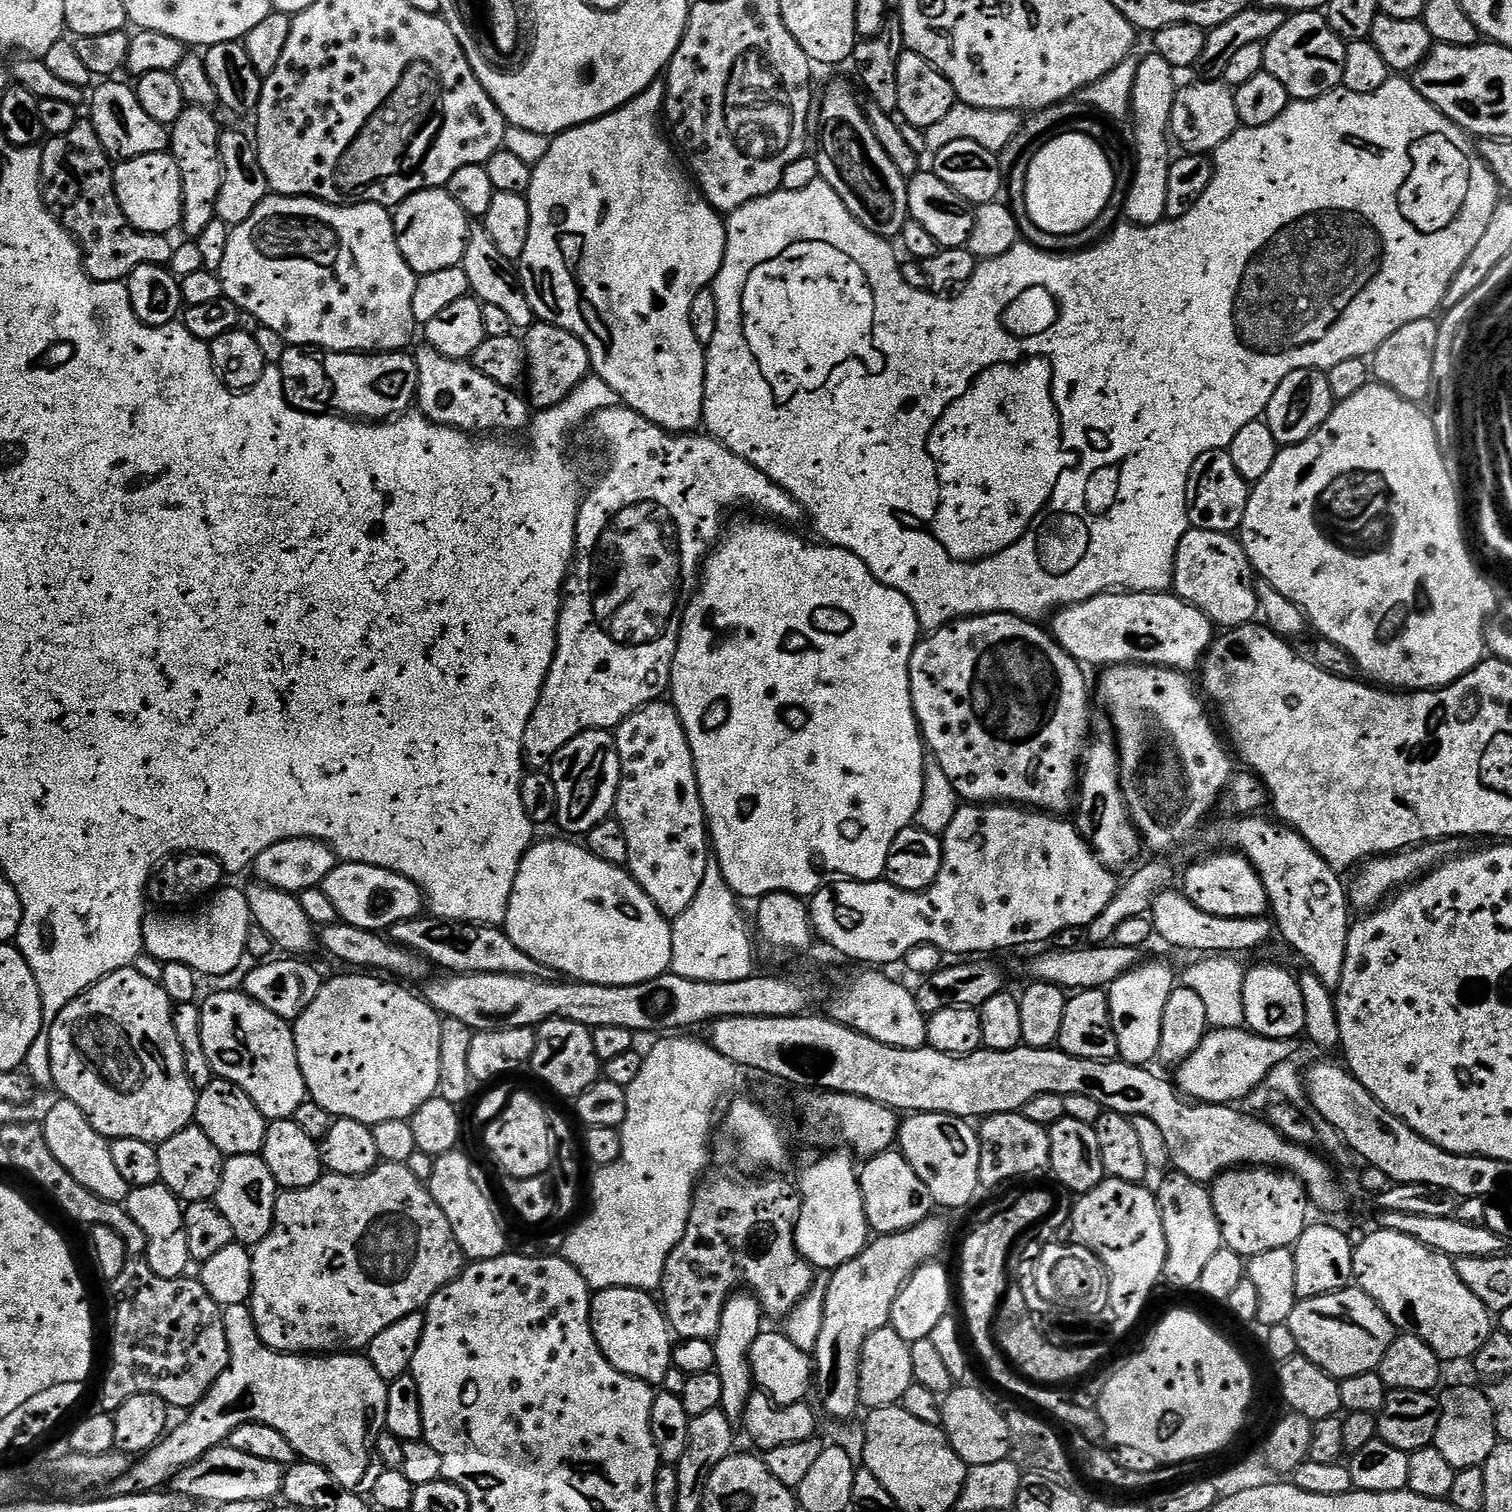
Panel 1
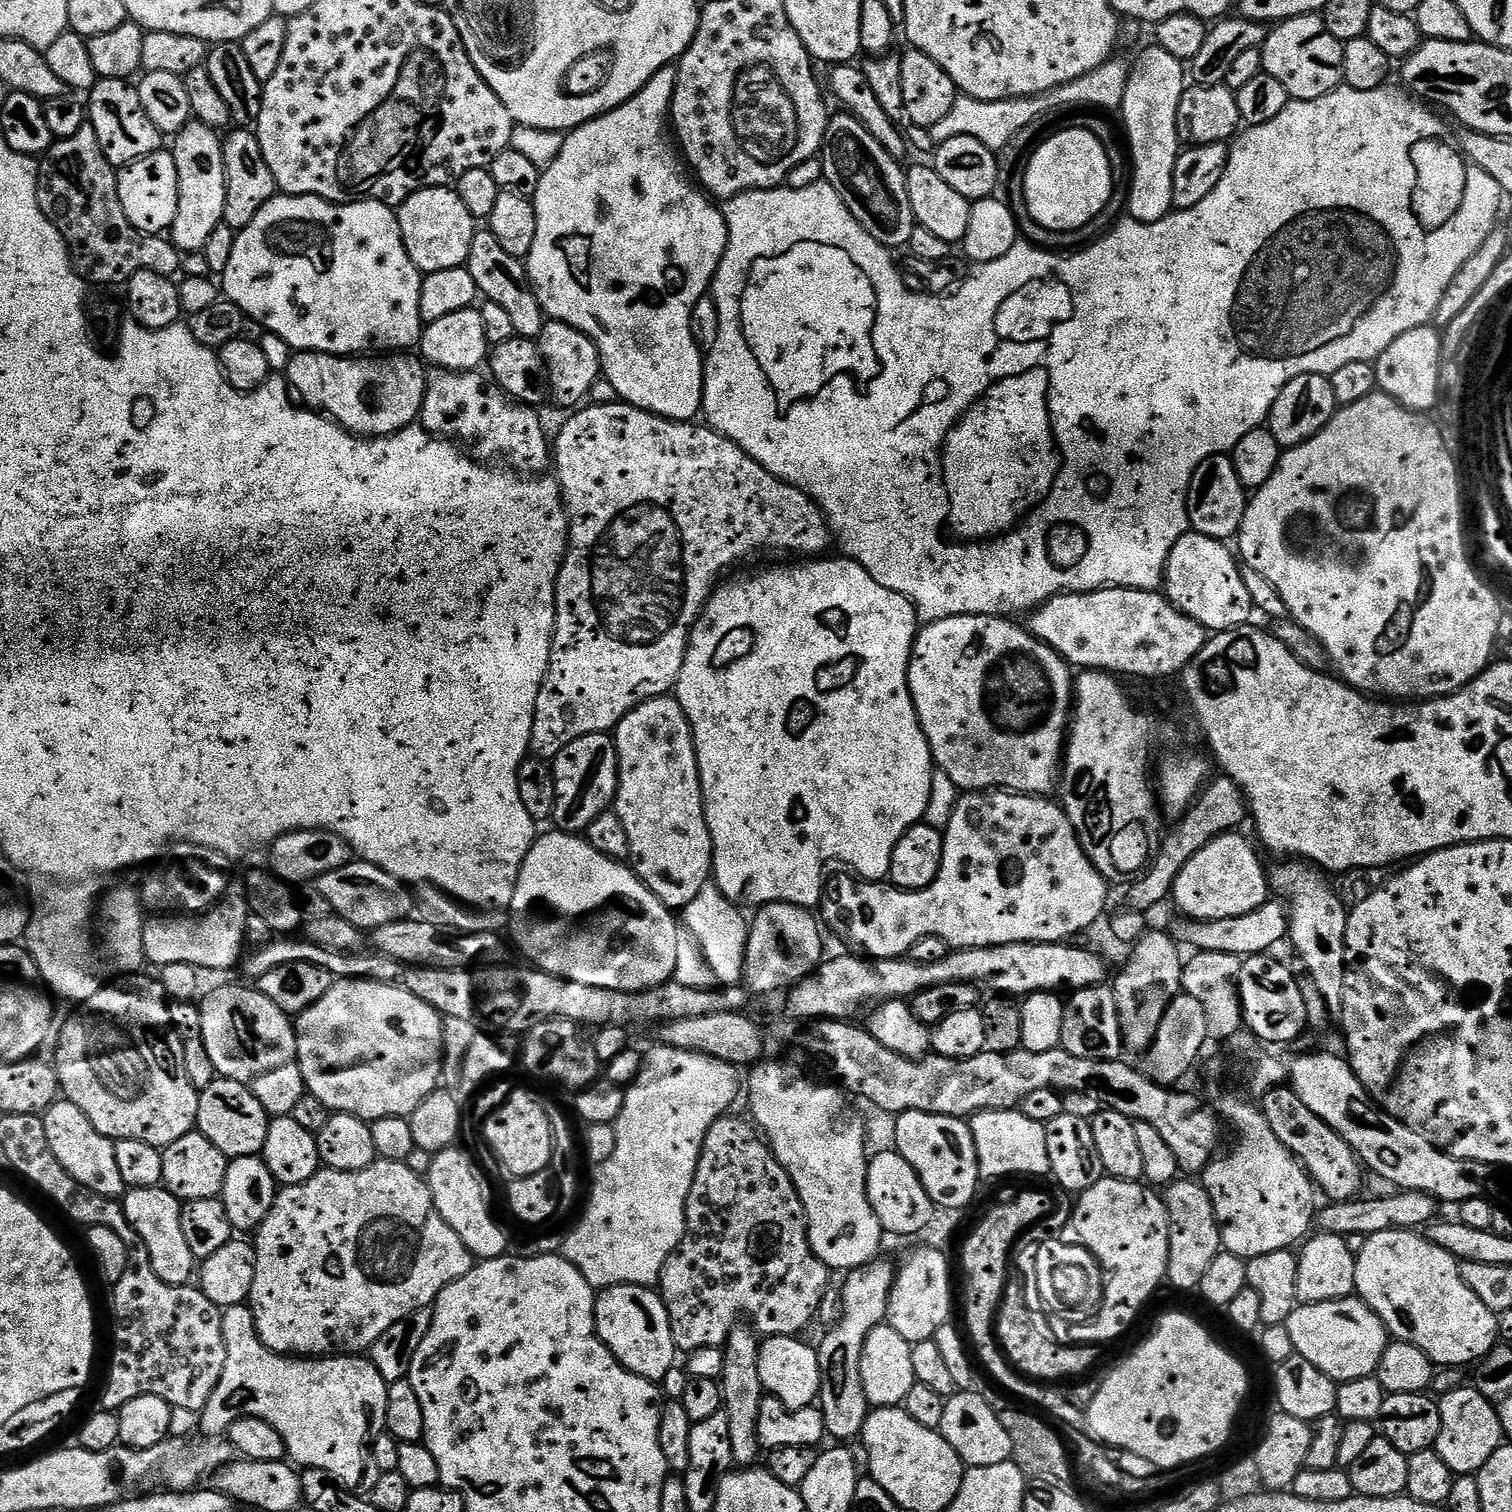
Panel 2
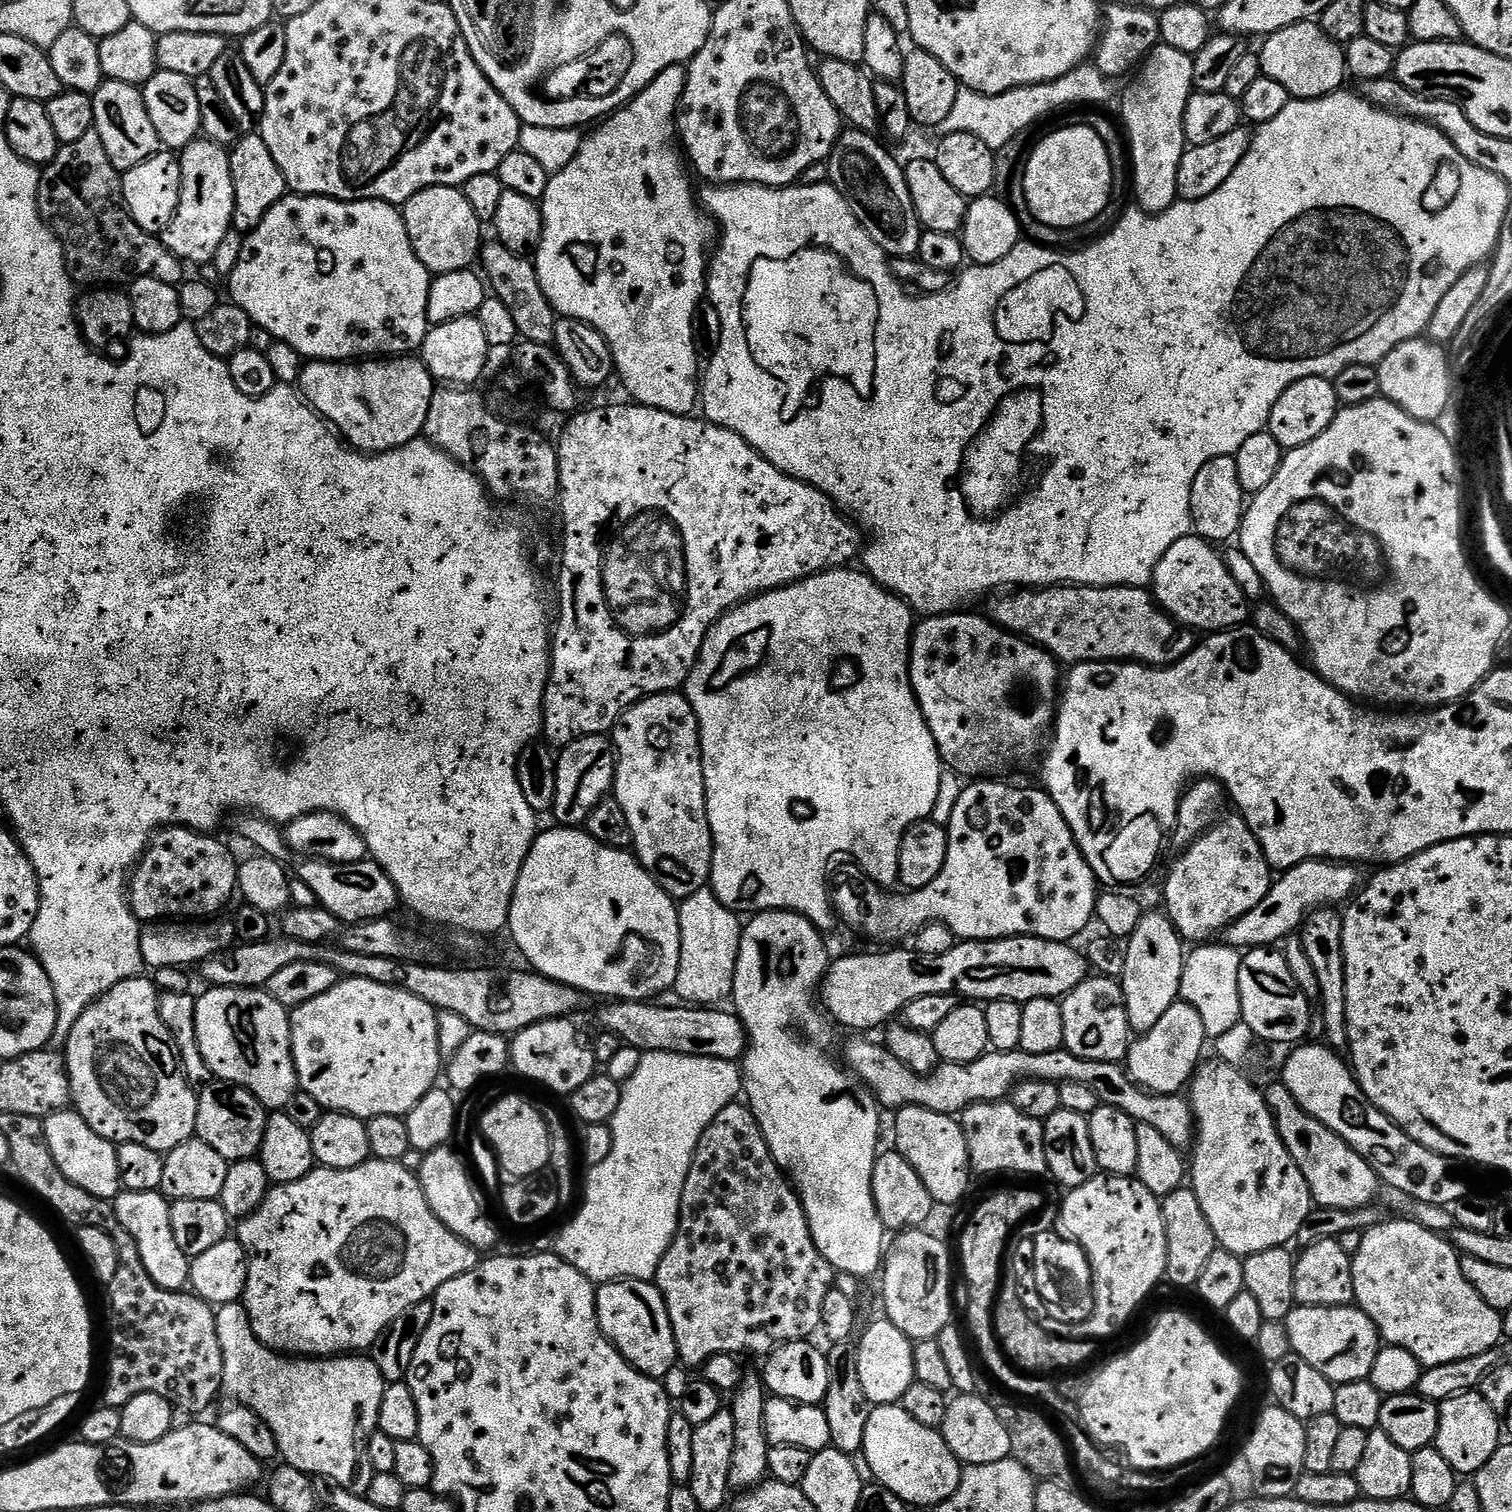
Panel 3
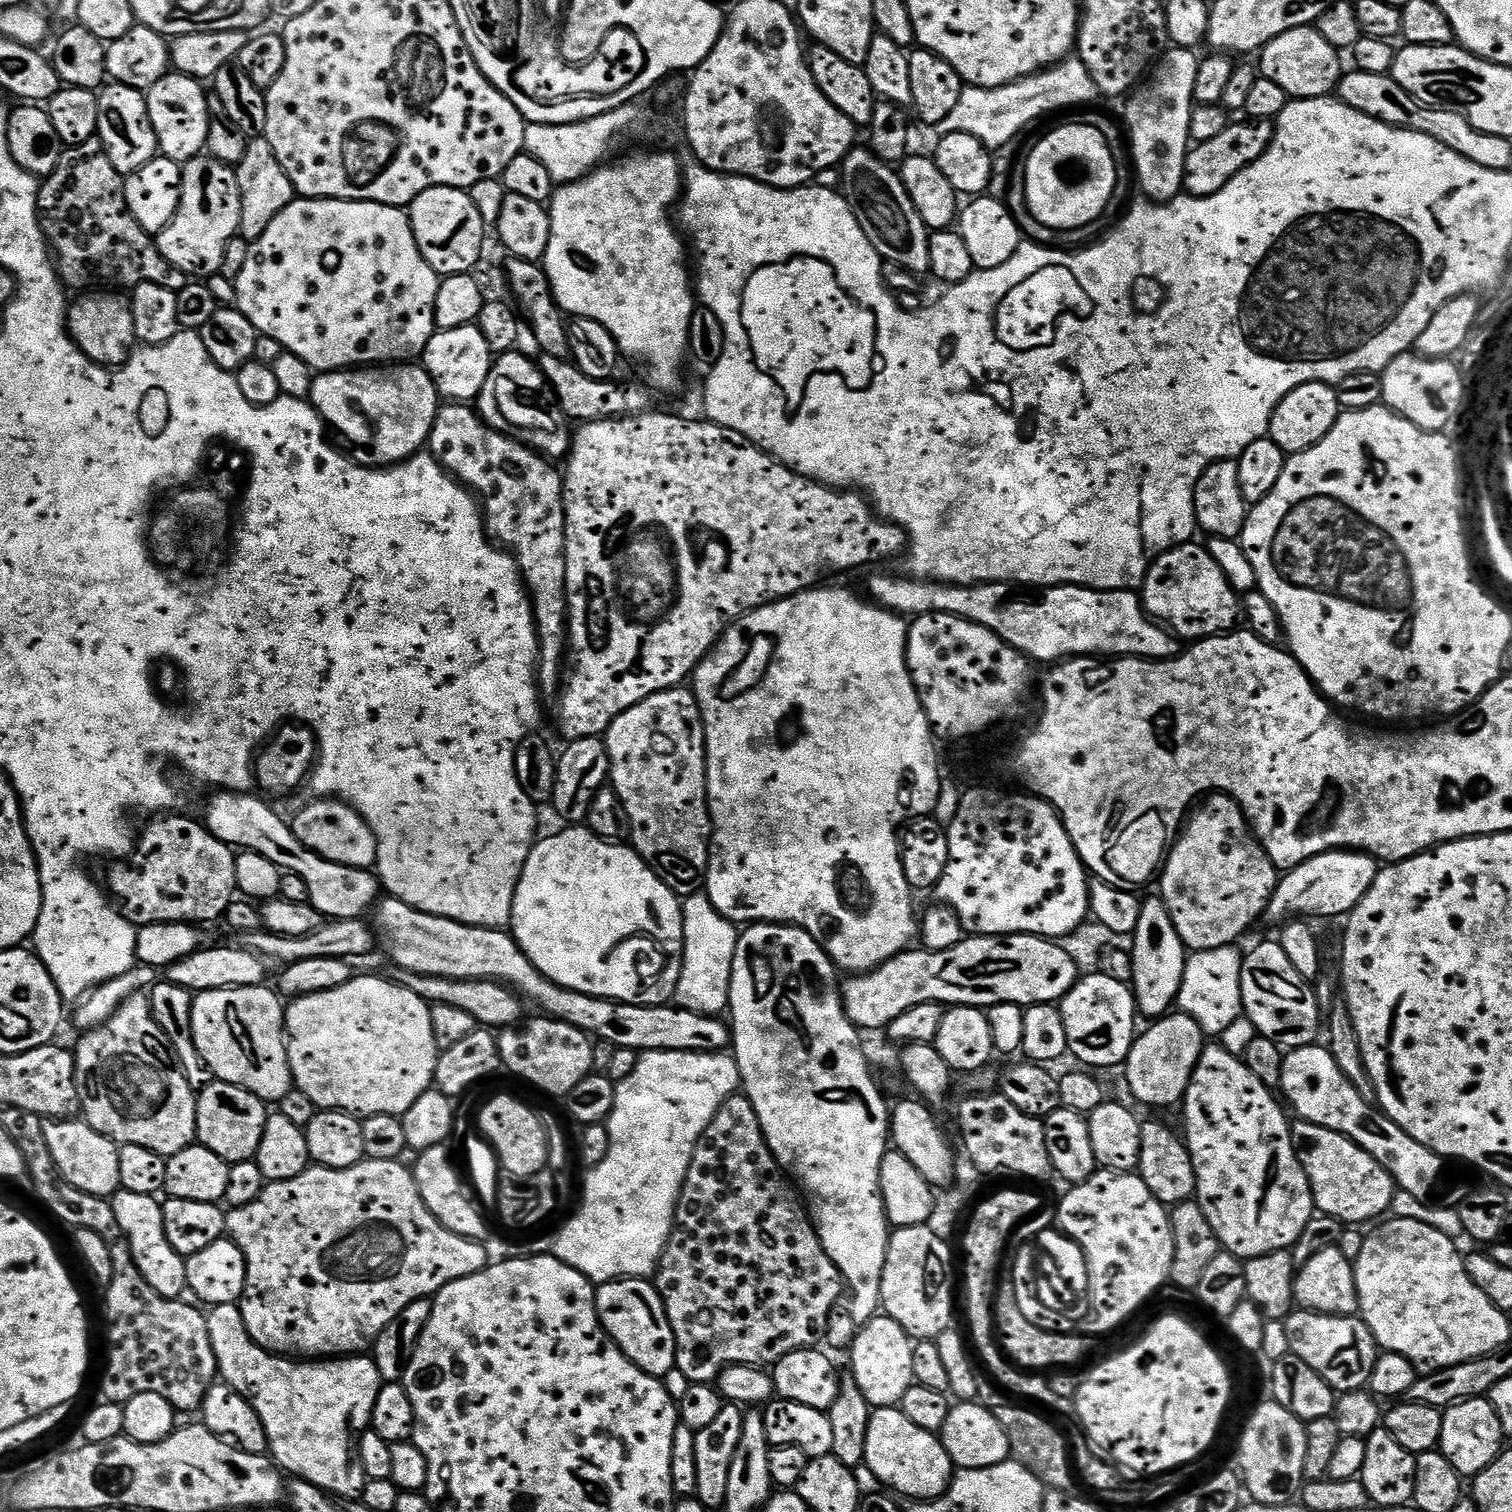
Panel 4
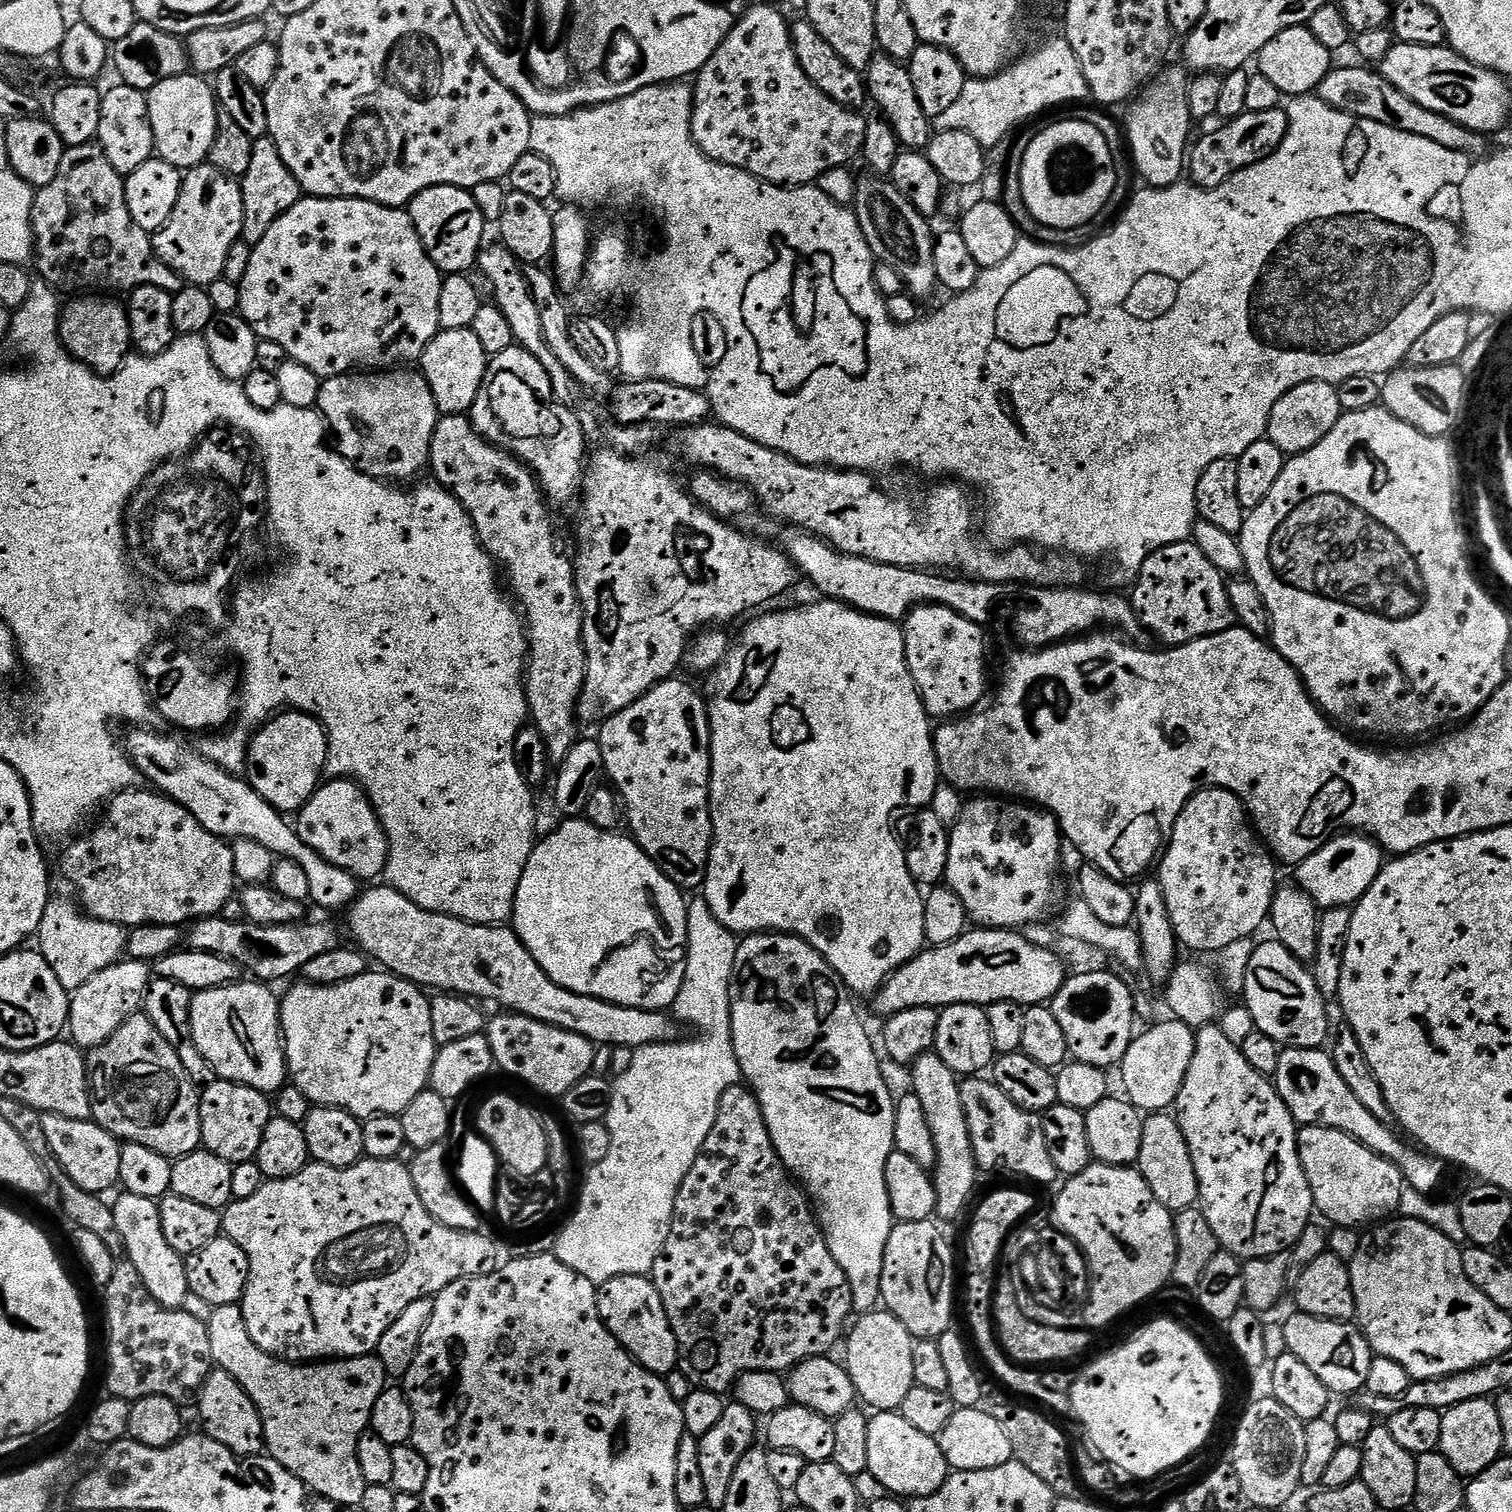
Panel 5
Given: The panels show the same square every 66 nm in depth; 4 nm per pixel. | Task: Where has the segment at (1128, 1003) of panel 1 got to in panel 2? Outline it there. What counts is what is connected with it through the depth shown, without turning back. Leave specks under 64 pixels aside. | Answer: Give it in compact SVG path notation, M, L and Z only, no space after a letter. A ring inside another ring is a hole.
M1155 930L1145 932L1131 949L1132 957L1116 976L1114 991L1118 1002L1118 1022L1124 1047L1129 1053L1147 1052L1154 1042L1154 1034L1158 1034L1158 1026L1162 1022L1162 1014L1166 1014L1166 1006L1170 1006L1173 998L1182 992L1184 964L1182 956L1180 960L1181 949L1169 933L1168 936Z

